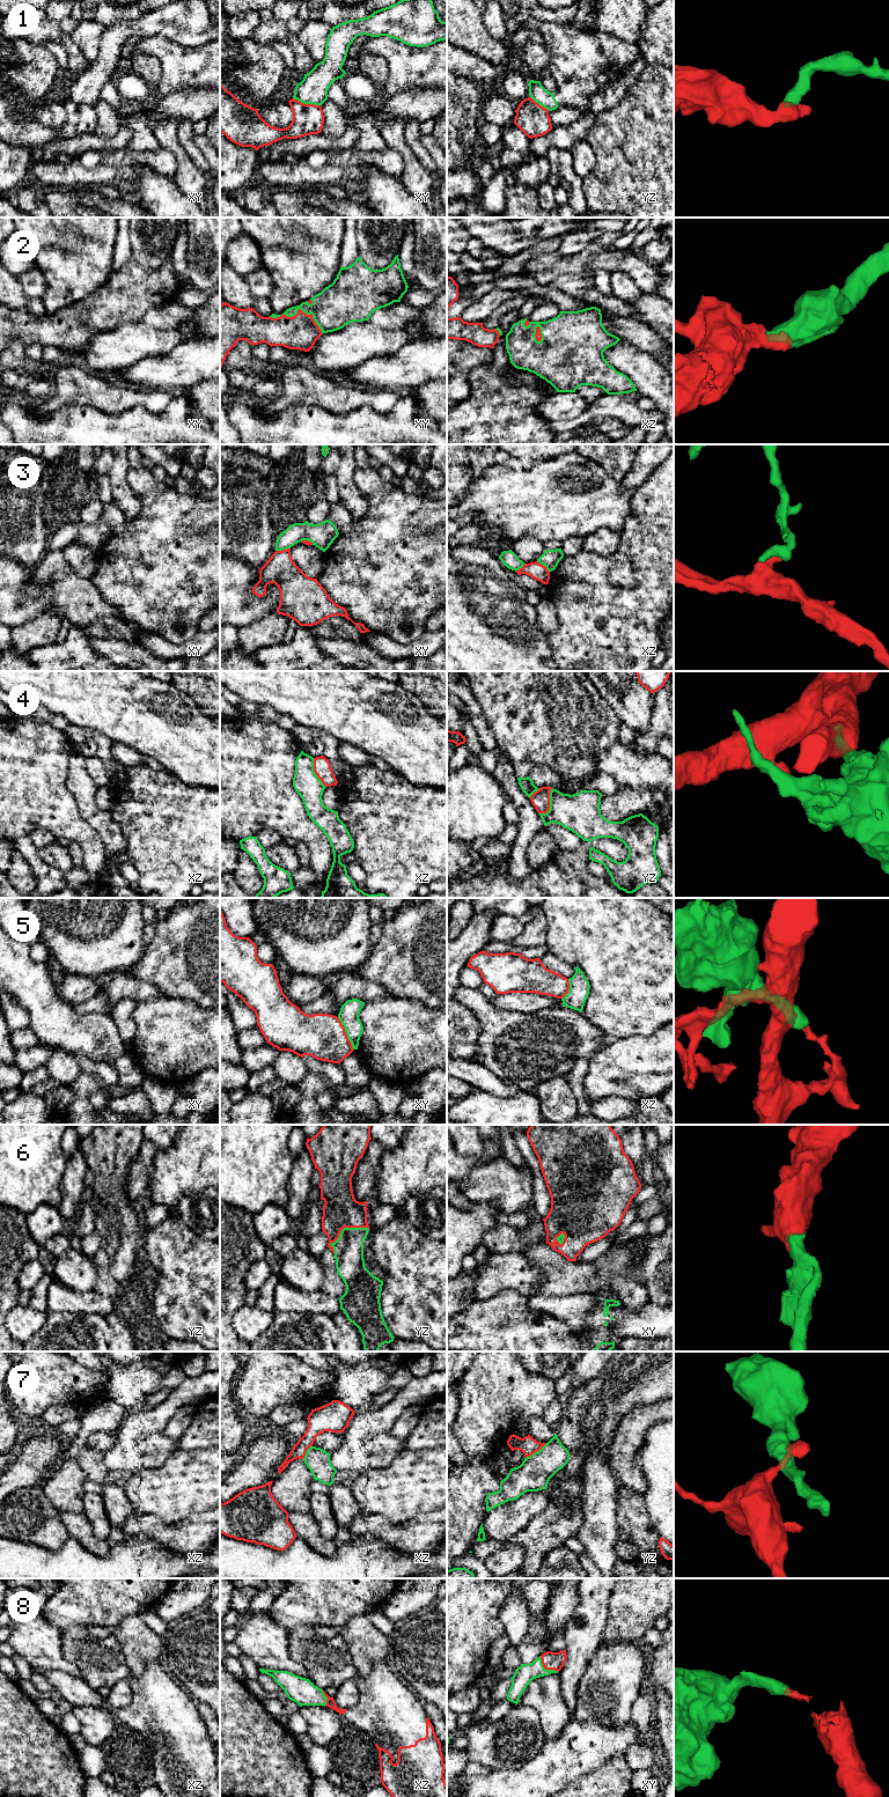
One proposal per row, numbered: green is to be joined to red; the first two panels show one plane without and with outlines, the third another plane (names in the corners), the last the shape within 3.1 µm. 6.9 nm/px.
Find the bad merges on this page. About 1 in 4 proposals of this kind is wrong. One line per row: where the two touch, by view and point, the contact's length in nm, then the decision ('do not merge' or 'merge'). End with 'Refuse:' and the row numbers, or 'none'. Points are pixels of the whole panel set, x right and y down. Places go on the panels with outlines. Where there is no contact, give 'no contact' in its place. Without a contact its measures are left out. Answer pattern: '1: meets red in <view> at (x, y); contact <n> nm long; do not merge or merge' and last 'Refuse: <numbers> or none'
1: meets red in xy at (307, 104); contact 200 nm long; do not merge
2: meets red in xy at (300, 309); contact 380 nm long; merge
3: meets red in xy at (283, 550); contact 110 nm long; do not merge
4: meets red in yz at (549, 804); contact 200 nm long; do not merge
5: meets red in xy at (345, 1033); contact 260 nm long; do not merge
6: meets red in yz at (343, 1228); contact 300 nm long; merge
7: meets red in yz at (536, 1451); contact 190 nm long; do not merge
8: meets red in xy at (545, 1669); contact 170 nm long; merge
Refuse: 1, 3, 4, 5, 7

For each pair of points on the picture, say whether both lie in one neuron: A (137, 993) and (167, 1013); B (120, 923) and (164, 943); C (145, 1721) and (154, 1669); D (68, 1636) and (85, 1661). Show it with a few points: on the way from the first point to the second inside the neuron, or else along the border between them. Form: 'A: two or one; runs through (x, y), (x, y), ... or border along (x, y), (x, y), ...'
A: two; border along (161, 994), (138, 1002)
B: two; border along (146, 945), (142, 955), (129, 967)
C: one; runs through (154, 1708), (154, 1681)
D: one; runs through (74, 1642), (85, 1655)

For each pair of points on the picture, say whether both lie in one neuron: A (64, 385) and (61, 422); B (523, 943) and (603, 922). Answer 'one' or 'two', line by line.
A: two
B: two

